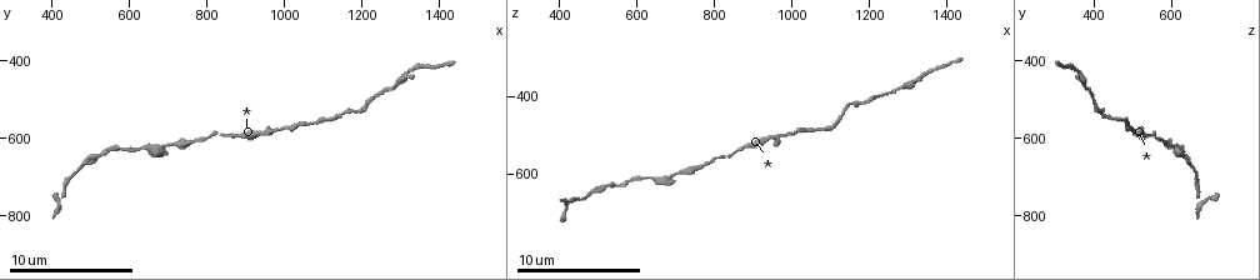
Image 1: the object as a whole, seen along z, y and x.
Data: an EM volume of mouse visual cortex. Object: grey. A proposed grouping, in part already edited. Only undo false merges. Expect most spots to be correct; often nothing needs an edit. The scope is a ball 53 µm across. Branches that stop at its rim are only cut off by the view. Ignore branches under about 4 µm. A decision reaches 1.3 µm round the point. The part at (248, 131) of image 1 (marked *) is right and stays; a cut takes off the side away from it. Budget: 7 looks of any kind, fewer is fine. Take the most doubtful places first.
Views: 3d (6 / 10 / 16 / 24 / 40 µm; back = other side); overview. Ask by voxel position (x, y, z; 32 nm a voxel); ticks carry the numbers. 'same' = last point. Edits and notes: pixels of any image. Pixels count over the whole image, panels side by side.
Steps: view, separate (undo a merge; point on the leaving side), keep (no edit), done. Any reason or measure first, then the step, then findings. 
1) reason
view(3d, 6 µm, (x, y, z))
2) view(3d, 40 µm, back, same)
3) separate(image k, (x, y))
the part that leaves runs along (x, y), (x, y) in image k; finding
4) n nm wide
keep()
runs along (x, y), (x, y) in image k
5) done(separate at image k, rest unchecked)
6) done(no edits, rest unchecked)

a narrow waist
view(3d, 10 µm, (425, 755, 670))

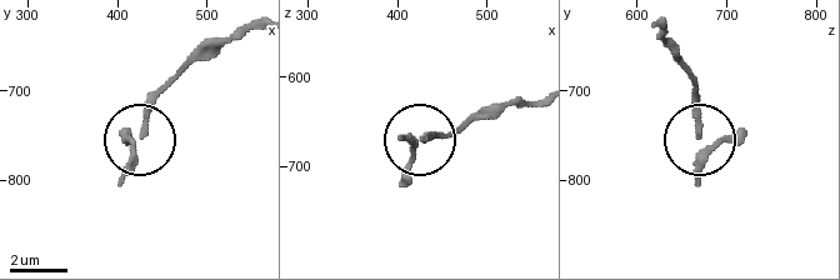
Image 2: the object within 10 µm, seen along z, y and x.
3 arms
keep()
runs along (658, 25), (688, 79), (698, 134) in image 2; continuous, no second cell

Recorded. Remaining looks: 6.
three-way junction
view(3d, 16 µm, (985, 580, 500))

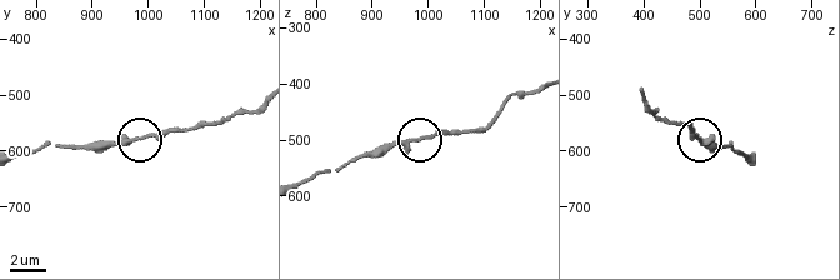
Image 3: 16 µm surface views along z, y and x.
180 nm wide
keep()
runs along (95, 141), (125, 141), (195, 129) in image 3; continuous, no second cell

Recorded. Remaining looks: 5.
thick turns thin
view(3d, 6 µm, (640, 620, 615))

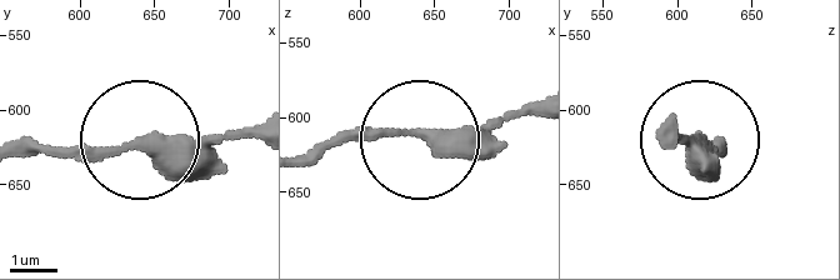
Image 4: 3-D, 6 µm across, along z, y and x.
view(3d, 6 µm, back, (646, 624, 614))

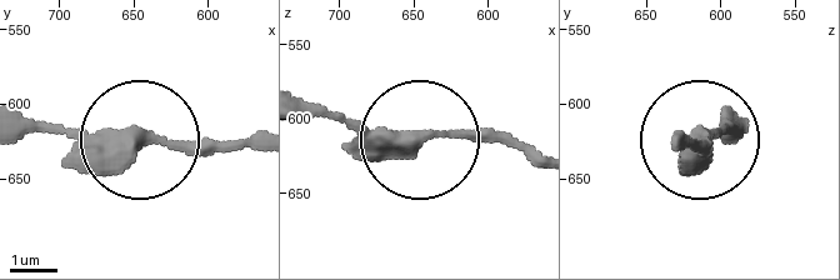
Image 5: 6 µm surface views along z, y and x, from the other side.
keep()
runs along (743, 124), (690, 139) in image 5; all the same cell

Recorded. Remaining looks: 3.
done(no edits, rest unchecked)

